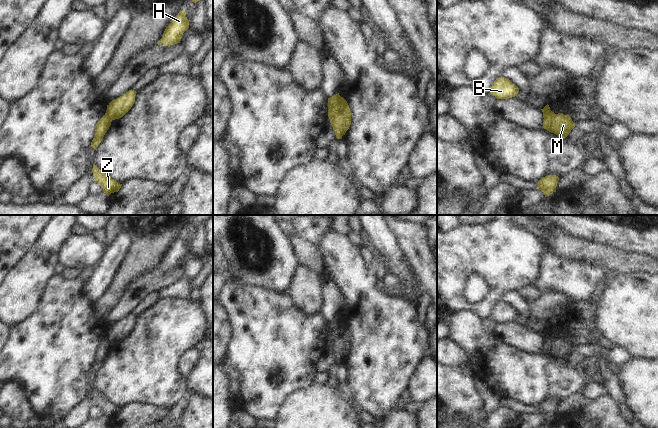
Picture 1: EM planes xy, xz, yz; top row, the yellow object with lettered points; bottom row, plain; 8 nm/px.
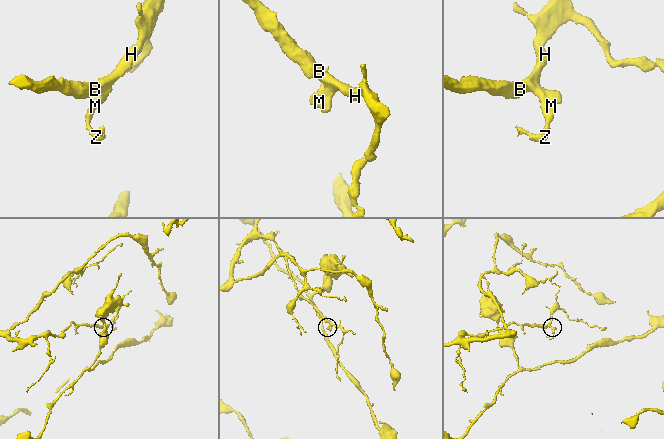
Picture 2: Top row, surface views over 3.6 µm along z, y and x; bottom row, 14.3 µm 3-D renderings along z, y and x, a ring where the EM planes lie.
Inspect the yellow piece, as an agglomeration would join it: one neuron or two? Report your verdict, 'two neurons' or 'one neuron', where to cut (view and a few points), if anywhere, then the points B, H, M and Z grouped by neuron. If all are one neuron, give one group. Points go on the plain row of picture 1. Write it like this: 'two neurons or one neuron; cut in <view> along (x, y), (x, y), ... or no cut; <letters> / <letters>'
two neurons; cut in xz along (328, 325), (333, 334), (331, 346); B H / M Z

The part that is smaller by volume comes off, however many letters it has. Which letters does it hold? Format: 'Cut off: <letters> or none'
Cut off: M, Z

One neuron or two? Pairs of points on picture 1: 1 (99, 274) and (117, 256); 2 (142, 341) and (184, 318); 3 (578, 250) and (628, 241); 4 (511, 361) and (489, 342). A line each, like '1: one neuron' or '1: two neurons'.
1: one neuron
2: one neuron
3: two neurons
4: one neuron

